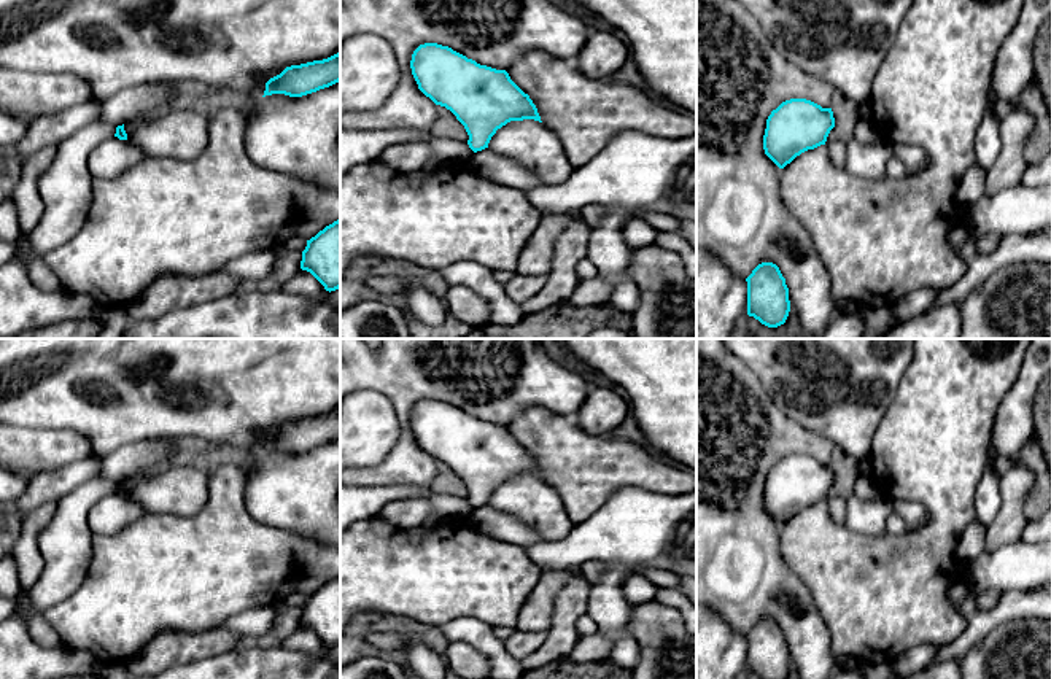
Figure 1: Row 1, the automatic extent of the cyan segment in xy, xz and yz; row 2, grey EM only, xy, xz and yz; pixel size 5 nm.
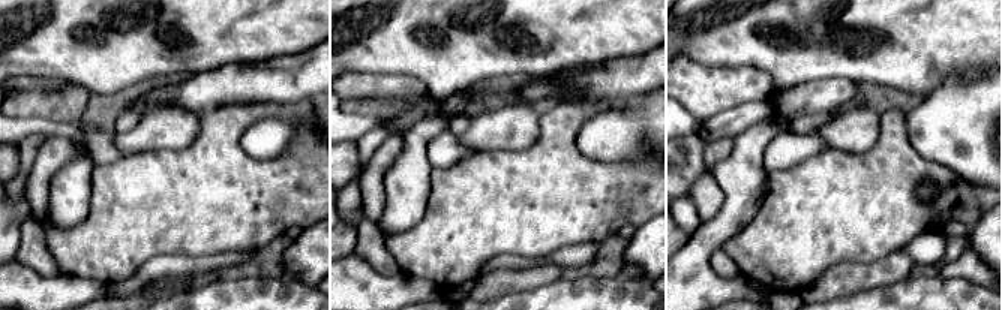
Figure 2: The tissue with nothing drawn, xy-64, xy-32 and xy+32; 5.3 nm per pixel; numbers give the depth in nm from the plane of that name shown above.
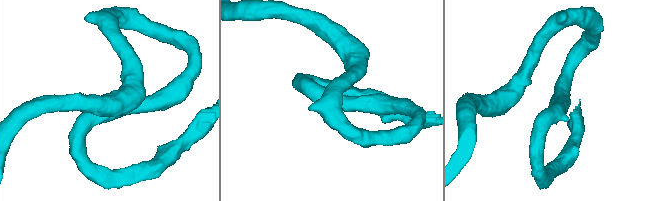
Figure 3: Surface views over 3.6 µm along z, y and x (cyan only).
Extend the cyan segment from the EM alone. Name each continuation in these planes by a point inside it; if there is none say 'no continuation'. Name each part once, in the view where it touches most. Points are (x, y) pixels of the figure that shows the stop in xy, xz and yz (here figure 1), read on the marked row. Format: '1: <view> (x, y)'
no continuation

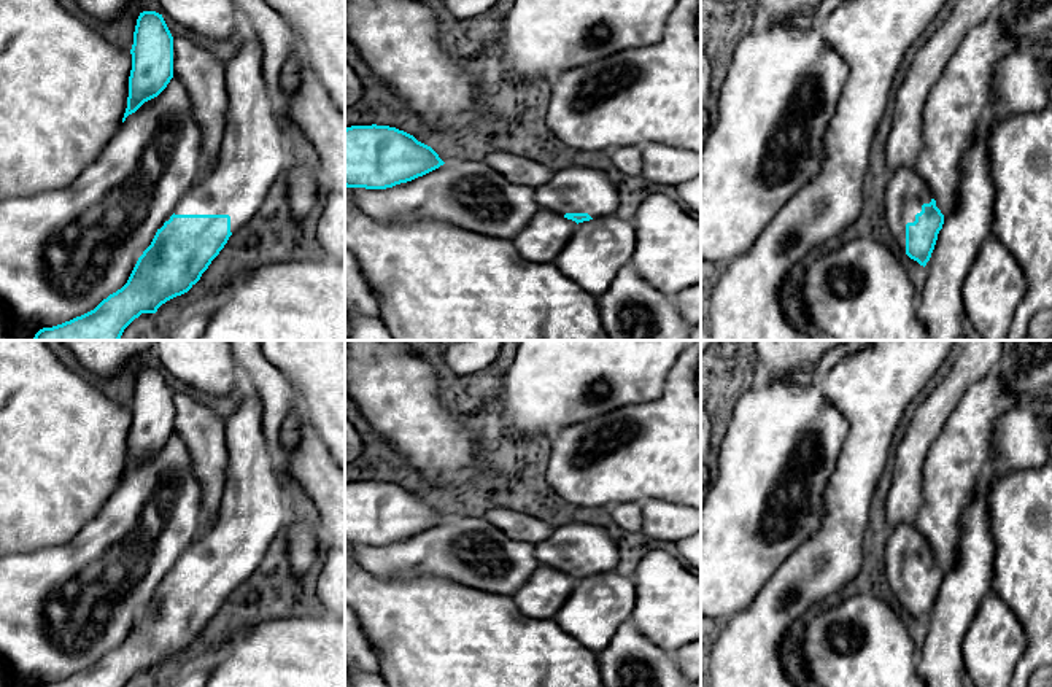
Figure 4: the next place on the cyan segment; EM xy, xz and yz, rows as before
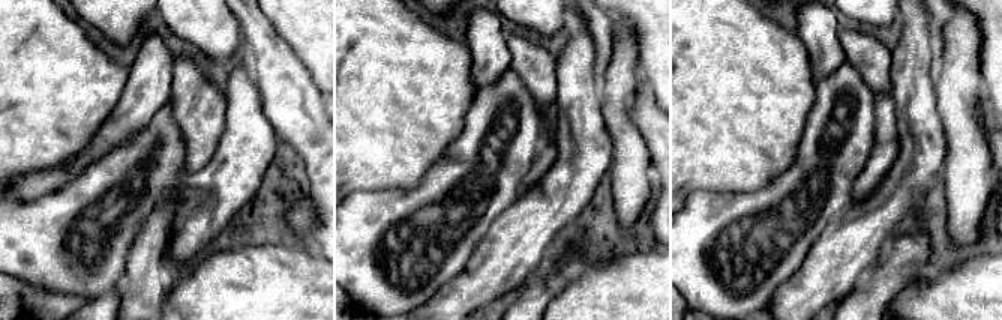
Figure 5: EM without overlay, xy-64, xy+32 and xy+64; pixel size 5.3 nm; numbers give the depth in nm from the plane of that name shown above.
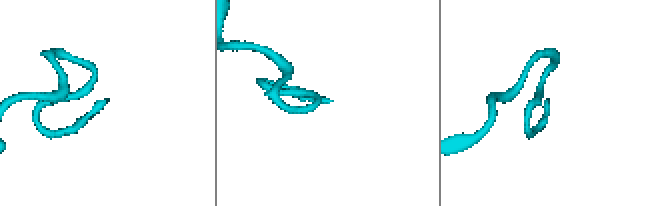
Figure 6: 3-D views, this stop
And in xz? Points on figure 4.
1: xz (576, 190)

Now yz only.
1: yz (906, 191)

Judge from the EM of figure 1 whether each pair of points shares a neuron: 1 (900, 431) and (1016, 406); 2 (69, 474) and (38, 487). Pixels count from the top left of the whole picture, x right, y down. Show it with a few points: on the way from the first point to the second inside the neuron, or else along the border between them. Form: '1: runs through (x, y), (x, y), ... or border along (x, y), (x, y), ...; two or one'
1: border along (1016, 379), (997, 409), (989, 444); two
2: runs through (61, 481), (46, 485); one

